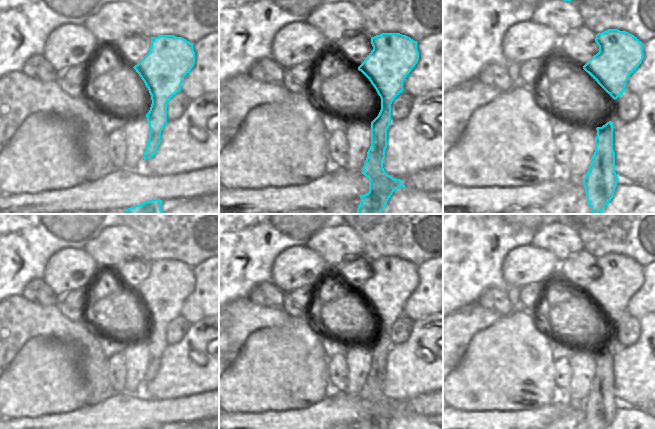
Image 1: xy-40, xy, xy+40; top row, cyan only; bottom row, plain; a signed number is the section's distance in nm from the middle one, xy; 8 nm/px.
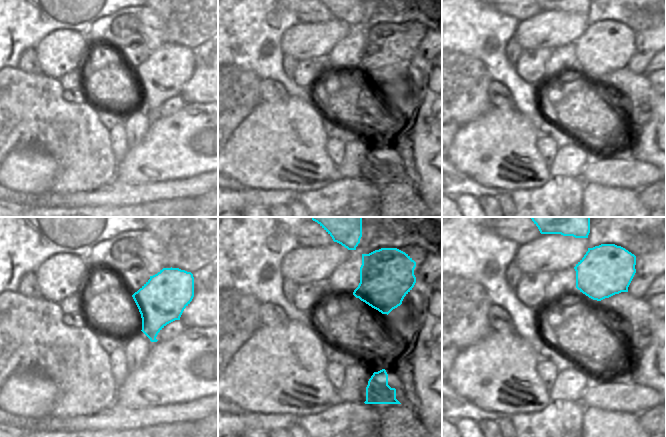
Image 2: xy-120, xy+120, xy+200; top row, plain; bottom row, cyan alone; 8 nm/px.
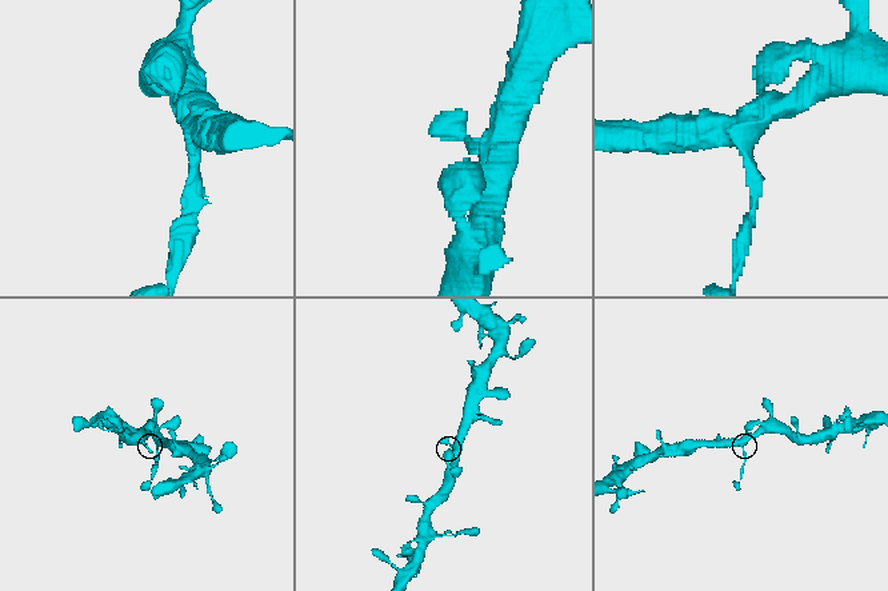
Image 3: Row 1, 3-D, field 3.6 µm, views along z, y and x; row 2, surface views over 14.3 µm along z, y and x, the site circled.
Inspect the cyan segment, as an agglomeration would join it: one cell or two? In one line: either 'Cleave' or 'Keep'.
Cleave.

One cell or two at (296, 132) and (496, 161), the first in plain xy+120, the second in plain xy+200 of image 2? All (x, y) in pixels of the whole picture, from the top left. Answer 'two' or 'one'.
one

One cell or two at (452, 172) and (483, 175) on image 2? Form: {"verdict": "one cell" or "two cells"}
{"verdict": "two cells"}

